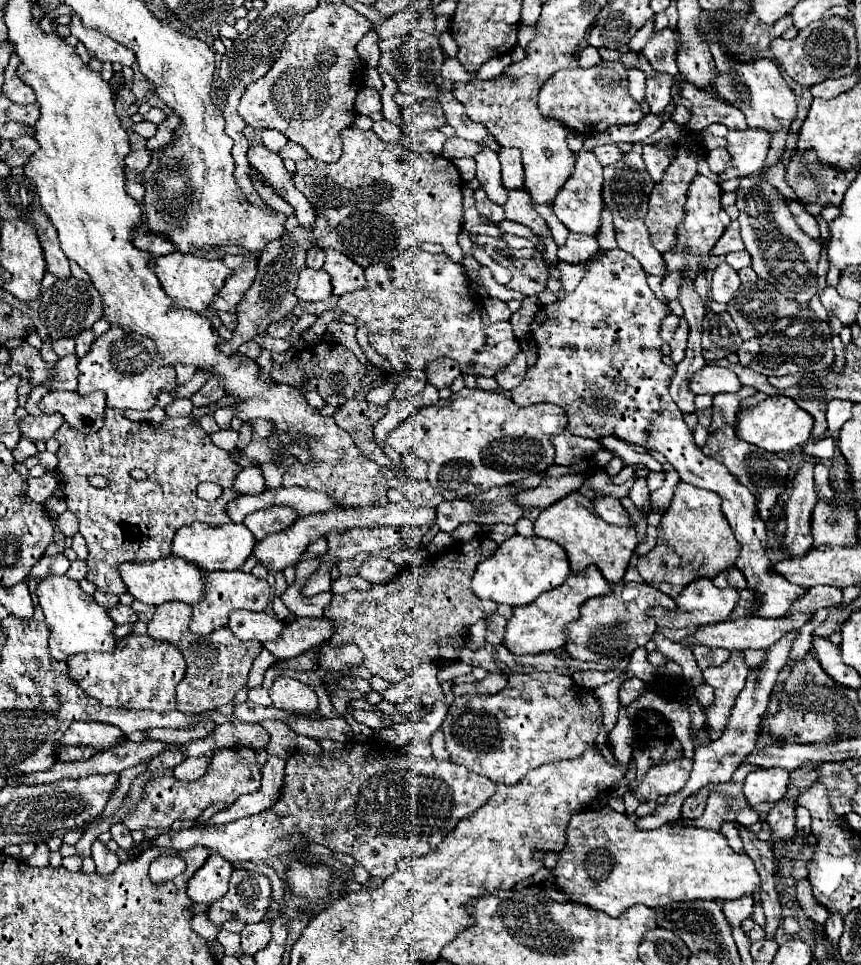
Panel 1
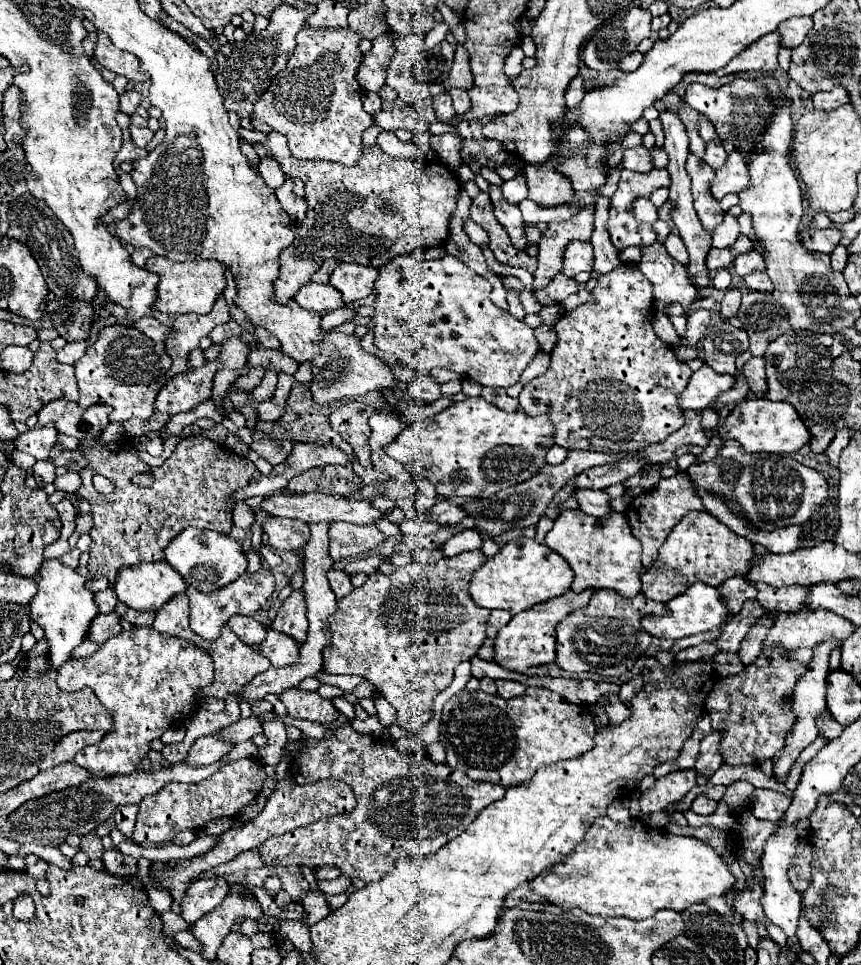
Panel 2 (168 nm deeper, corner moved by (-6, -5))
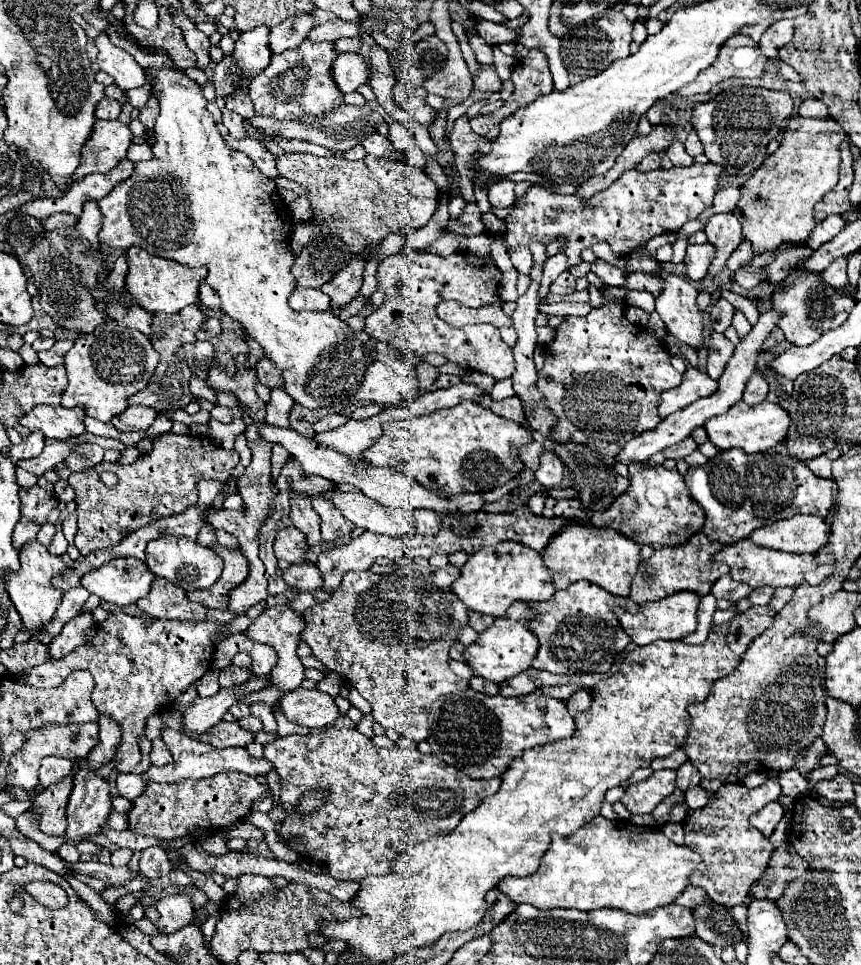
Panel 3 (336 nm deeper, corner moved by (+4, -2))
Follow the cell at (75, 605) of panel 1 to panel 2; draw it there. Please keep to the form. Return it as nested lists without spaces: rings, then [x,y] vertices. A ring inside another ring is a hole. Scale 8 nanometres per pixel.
[[[45,559],[39,575],[41,581],[37,583],[37,593],[29,603],[29,615],[33,623],[43,627],[45,639],[49,643],[49,661],[53,667],[59,667],[71,657],[71,651],[83,643],[87,629],[99,611],[93,601],[93,593],[85,587],[85,577],[59,563],[59,559]]]

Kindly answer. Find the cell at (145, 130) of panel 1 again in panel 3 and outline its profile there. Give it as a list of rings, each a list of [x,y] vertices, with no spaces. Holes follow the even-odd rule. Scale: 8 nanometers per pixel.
[[[97,120],[93,136],[87,148],[83,148],[81,168],[77,168],[77,180],[91,172],[109,172],[119,160],[127,156],[127,148],[133,144],[133,134],[127,124],[119,120]]]

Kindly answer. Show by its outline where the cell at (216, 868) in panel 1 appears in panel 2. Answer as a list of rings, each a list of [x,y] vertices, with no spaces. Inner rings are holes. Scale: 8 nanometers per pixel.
[[[223,877],[199,879],[191,883],[185,891],[185,897],[181,899],[181,917],[187,923],[195,923],[207,911],[213,911],[225,899],[227,891],[229,885],[223,881]]]

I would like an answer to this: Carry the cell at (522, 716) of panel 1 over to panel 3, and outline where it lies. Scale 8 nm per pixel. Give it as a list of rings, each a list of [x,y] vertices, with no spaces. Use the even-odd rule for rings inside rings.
[[[465,688],[453,696],[441,696],[429,712],[429,744],[433,754],[445,764],[455,766],[471,778],[501,776],[515,758],[527,748],[567,740],[575,734],[575,720],[569,716],[565,702],[543,696],[533,690],[525,696],[487,696]]]

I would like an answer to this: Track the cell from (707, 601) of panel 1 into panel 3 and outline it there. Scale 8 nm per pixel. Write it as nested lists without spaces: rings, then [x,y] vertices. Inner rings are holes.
[[[683,590],[673,596],[667,596],[665,600],[657,600],[657,602],[649,602],[649,604],[641,606],[641,610],[637,614],[631,614],[619,606],[615,608],[615,612],[617,612],[617,618],[621,620],[621,626],[631,636],[631,640],[637,646],[647,646],[655,640],[679,640],[679,638],[695,632],[699,602],[701,602],[699,594]]]

